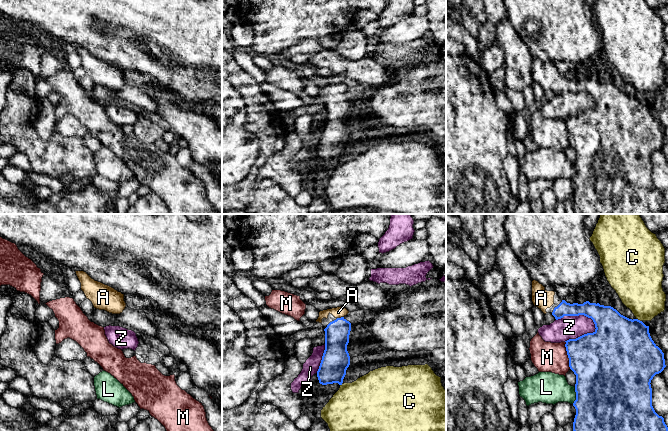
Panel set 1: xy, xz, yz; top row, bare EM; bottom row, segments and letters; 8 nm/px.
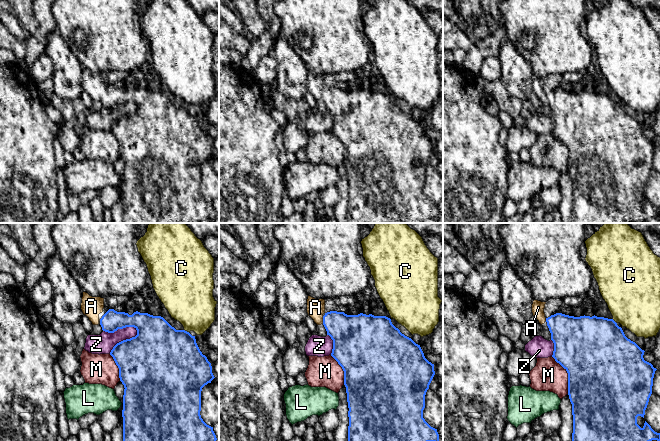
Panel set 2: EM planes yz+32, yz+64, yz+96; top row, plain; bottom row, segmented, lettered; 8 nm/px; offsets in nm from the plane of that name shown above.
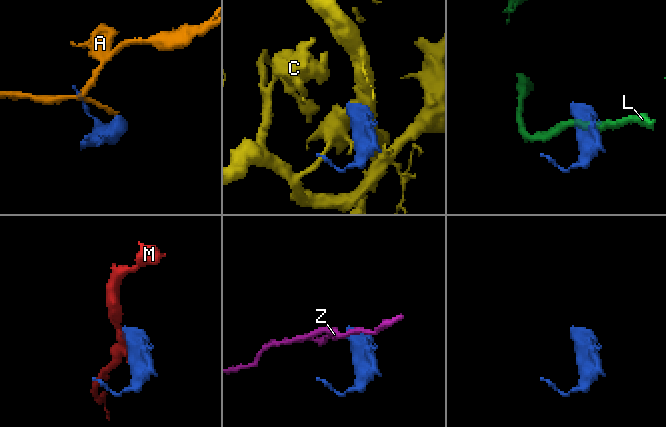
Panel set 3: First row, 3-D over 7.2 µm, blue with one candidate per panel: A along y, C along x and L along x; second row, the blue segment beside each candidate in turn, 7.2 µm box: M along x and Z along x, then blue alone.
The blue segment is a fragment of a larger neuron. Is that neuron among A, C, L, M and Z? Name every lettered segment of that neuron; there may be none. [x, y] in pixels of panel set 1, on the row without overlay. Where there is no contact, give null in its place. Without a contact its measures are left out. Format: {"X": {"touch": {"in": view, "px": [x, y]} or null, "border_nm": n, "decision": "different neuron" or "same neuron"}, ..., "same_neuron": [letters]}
{"A": {"touch": {"in": "xz", "px": [341, 93]}, "border_nm": 60, "decision": "same neuron"}, "C": {"touch": {"in": "yz", "px": [639, 96]}, "border_nm": 50, "decision": "different neuron"}, "L": {"touch": {"in": "yz", "px": [576, 171]}, "border_nm": 140, "decision": "different neuron"}, "M": {"touch": {"in": "yz", "px": [567, 130]}, "border_nm": 220, "decision": "different neuron"}, "Z": {"touch": {"in": "yz", "px": [578, 91]}, "border_nm": 340, "decision": "different neuron"}, "same_neuron": ["A"]}

